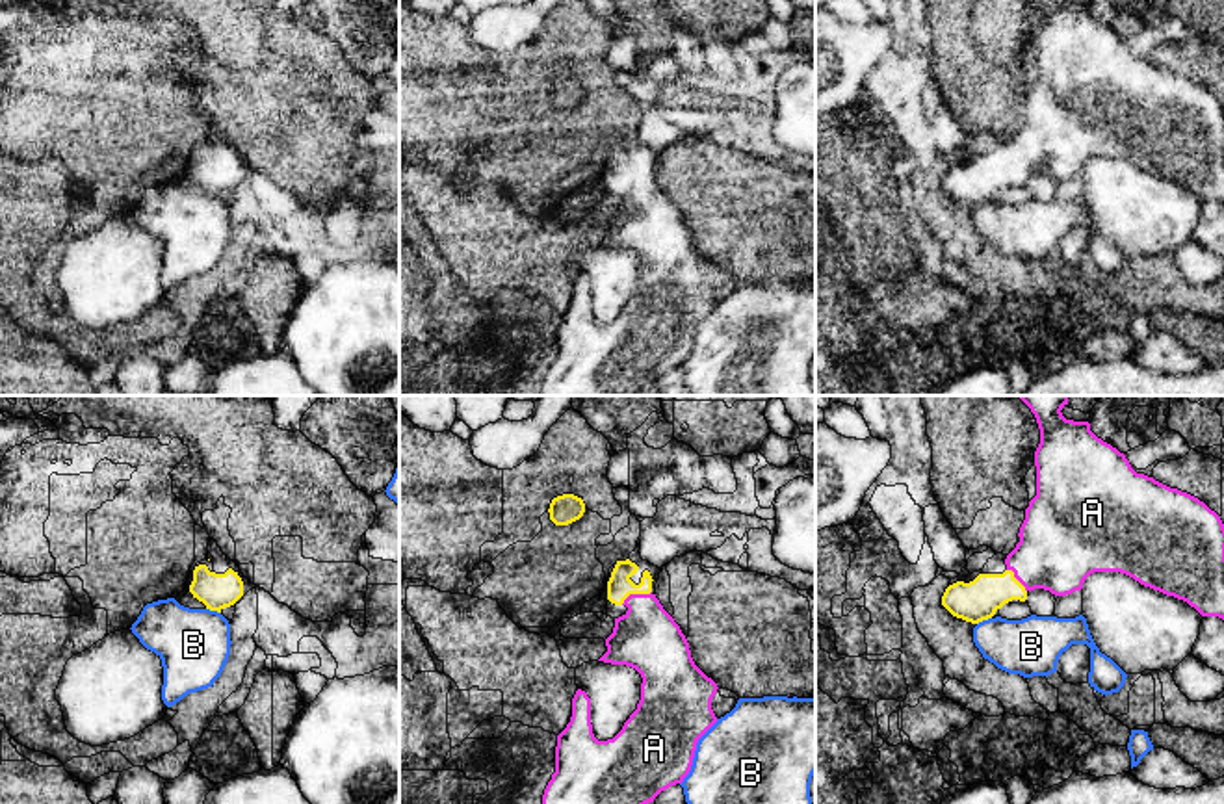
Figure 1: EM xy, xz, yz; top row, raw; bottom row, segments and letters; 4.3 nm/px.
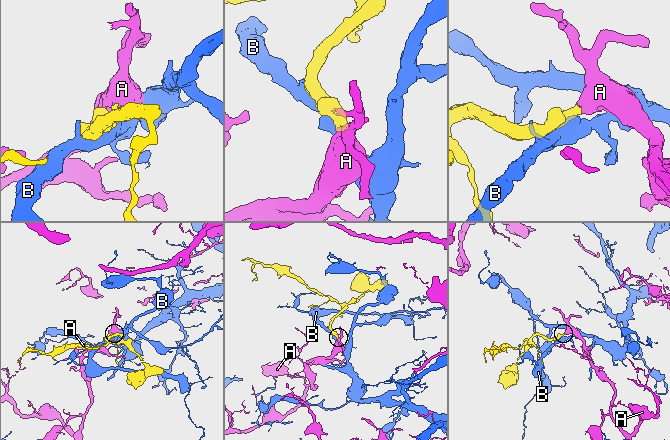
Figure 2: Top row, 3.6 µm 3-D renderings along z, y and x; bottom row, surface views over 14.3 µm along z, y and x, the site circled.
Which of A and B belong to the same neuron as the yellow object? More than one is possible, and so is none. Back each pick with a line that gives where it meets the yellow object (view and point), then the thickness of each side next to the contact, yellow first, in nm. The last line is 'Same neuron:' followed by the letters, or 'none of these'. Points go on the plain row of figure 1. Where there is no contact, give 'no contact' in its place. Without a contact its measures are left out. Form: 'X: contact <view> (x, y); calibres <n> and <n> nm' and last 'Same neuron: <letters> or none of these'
A: contact xz (636, 177); calibres 110 and 280 nm
Same neuron: A

